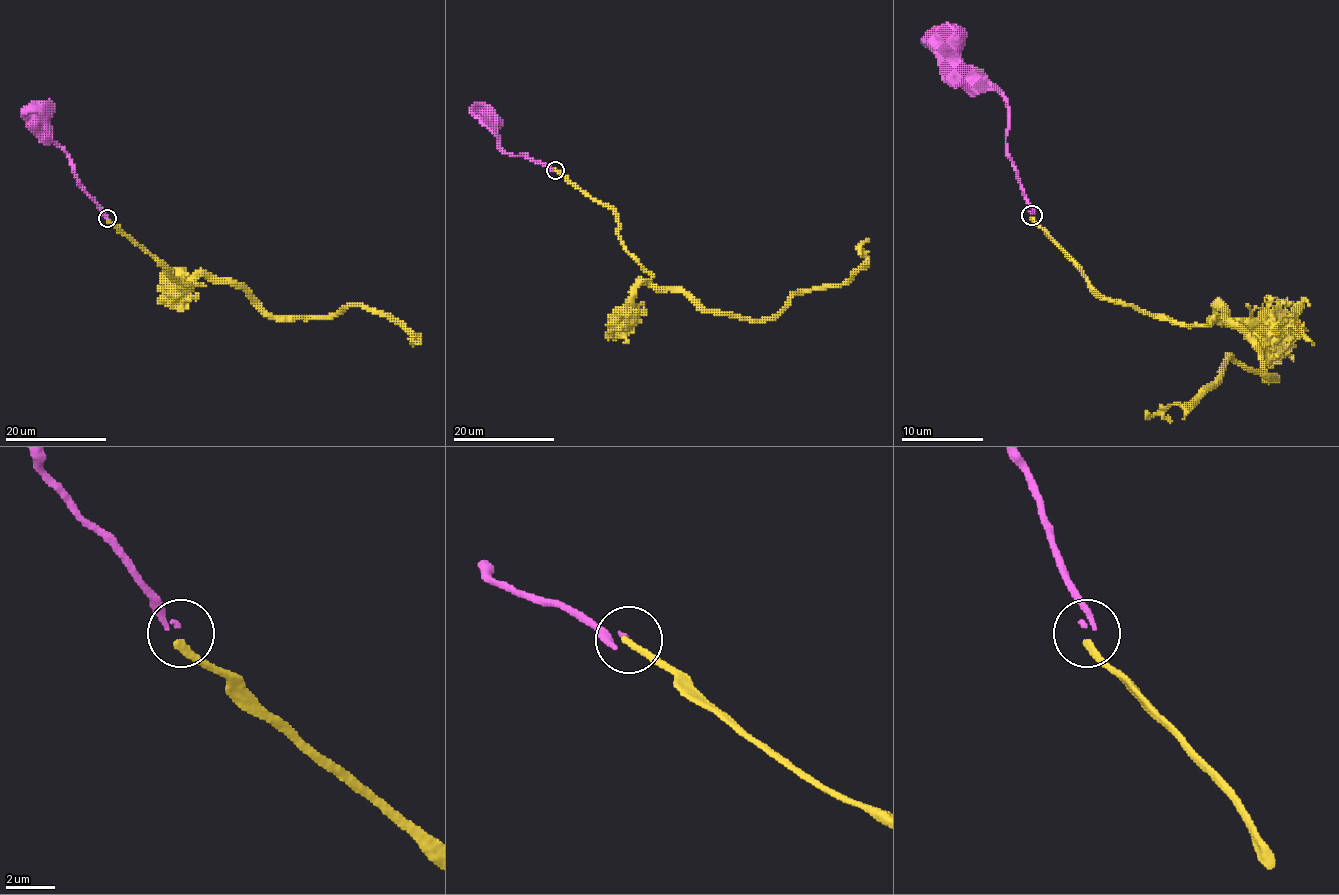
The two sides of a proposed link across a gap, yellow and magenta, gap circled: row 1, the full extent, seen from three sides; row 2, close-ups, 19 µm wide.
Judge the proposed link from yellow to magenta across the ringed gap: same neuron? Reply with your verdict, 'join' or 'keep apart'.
keep apart

